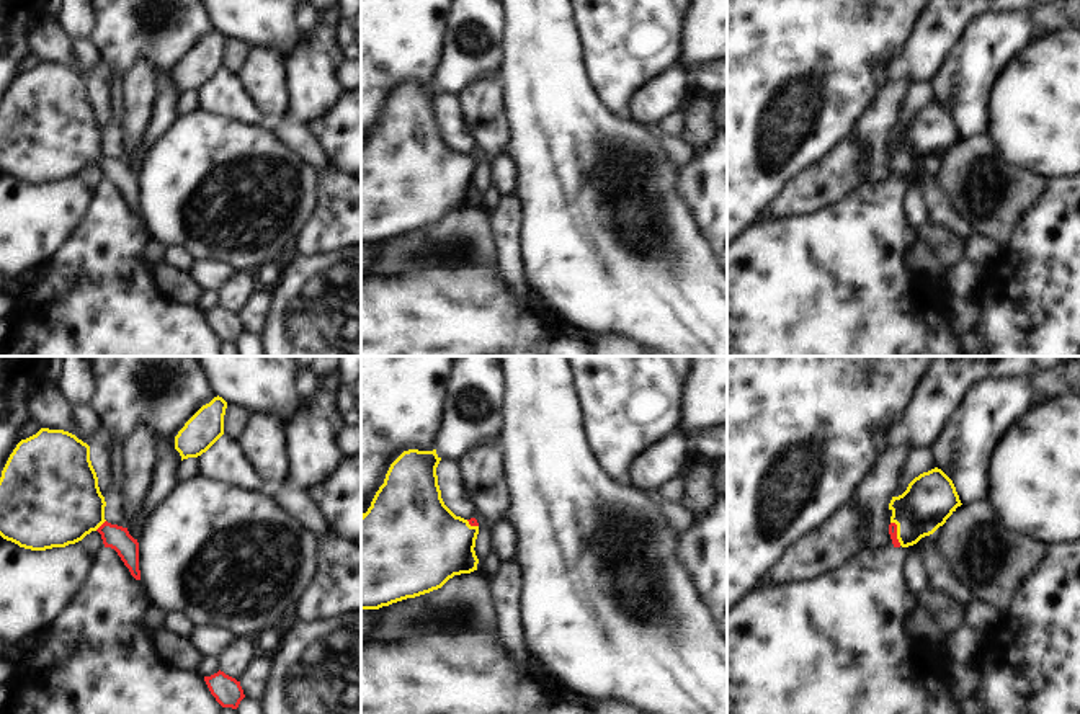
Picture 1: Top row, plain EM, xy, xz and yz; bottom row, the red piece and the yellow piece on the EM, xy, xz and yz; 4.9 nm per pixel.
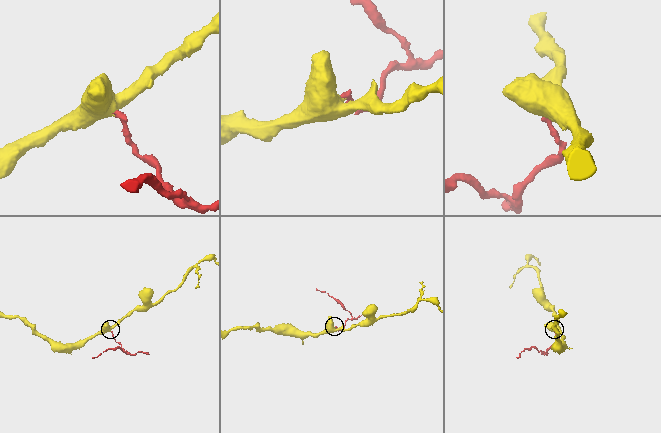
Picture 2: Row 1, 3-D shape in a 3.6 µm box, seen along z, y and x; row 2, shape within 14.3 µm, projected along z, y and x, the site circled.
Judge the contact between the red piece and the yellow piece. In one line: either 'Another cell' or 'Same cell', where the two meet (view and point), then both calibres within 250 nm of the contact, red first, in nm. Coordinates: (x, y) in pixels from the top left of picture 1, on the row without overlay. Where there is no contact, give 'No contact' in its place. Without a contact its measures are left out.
Same cell. Touches red at yz (896, 167). Thickness 50 nm (red) against 260 nm.

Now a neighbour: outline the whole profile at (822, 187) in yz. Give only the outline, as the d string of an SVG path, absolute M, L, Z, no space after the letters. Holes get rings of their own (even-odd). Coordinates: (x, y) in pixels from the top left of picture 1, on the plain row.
M848 141L841 142L819 167L794 178L752 227L810 216L837 204L853 193L858 167L859 154Z

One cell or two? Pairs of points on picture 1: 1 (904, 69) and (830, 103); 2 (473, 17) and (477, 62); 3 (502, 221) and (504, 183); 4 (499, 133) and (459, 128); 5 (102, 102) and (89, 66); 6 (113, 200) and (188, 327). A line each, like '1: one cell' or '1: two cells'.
1: two cells
2: one cell
3: two cells
4: two cells
5: two cells
6: one cell

